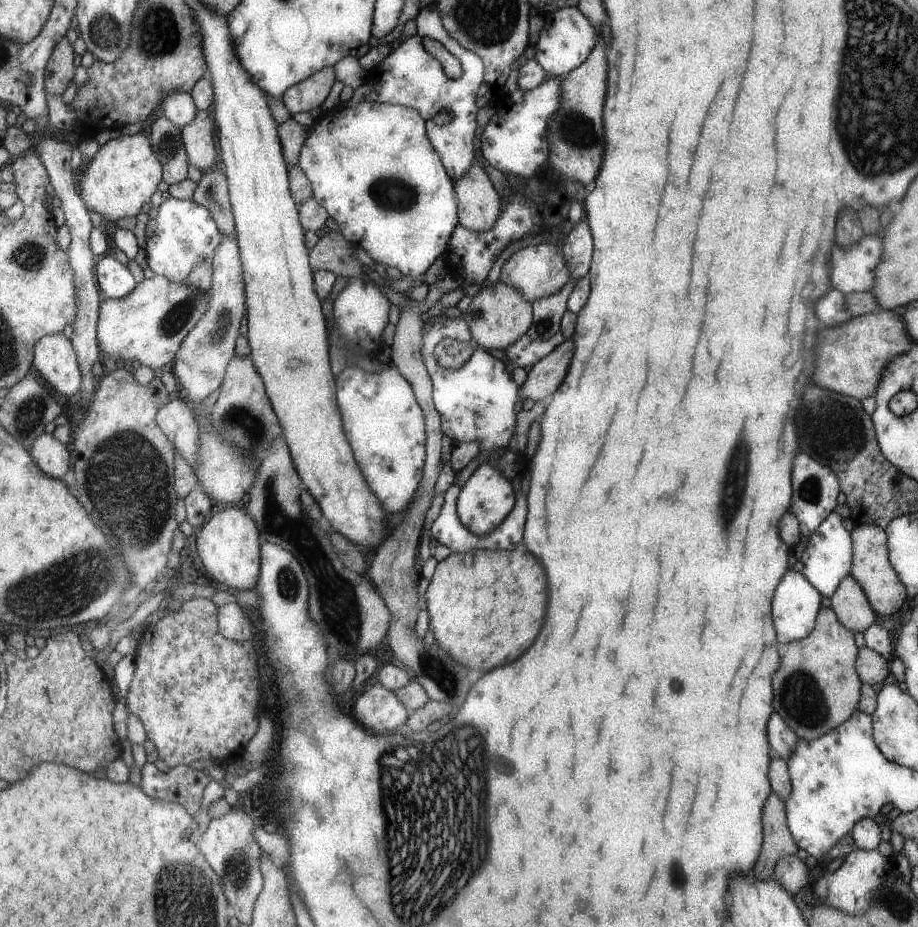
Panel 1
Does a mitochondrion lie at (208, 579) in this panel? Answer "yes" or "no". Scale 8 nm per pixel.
no

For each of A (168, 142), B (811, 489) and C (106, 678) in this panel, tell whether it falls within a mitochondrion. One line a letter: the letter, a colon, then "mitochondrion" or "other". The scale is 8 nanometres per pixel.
A: mitochondrion
B: mitochondrion
C: other

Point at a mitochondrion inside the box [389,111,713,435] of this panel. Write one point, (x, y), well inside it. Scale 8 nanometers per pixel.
(545, 325)

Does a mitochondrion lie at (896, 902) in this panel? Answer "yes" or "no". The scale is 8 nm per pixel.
yes

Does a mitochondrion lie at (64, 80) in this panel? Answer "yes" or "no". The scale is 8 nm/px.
no

